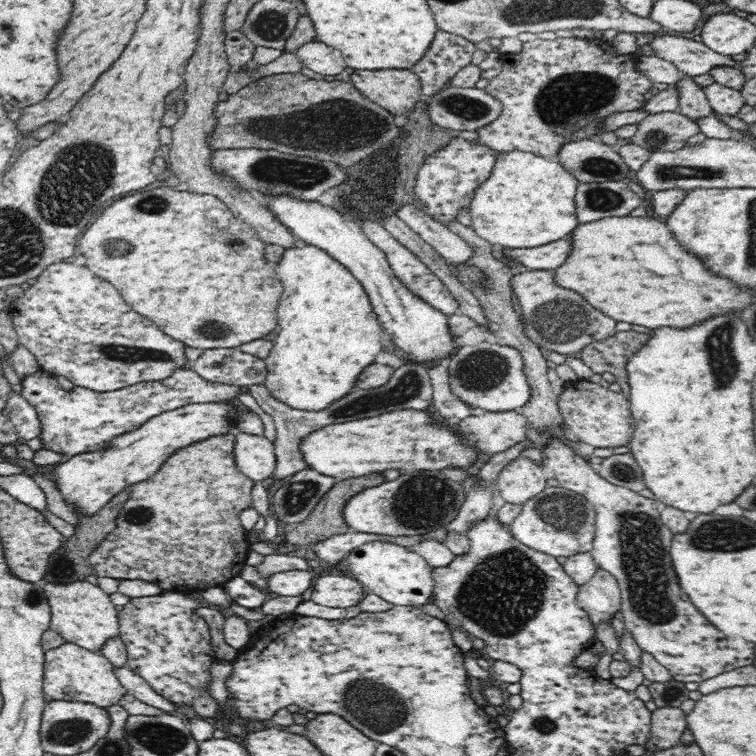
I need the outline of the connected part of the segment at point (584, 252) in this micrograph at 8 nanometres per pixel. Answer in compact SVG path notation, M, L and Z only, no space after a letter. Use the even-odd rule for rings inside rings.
M652 217L634 218L604 218L592 224L580 224L576 232L572 232L574 250L568 262L556 270L556 284L580 292L594 308L602 310L616 322L630 322L646 328L690 328L692 324L702 324L714 316L732 314L746 310L754 300L754 290L740 288L728 278L714 276L700 258L680 246L668 225L662 220Z

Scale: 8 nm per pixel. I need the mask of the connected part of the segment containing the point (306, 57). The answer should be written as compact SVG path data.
M310 41L295 50L302 67L320 75L336 77L347 68L342 52L322 41Z

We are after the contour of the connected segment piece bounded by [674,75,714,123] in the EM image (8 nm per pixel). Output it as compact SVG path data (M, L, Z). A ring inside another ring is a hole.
M684 77L676 85L678 86L679 108L677 112L696 123L699 119L714 115L711 105L705 96L704 90L694 84L693 78Z

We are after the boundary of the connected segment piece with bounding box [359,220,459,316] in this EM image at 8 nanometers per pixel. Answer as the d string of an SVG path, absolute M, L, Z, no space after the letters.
M360 221L363 233L376 245L382 249L387 256L388 262L394 271L394 274L401 280L406 288L412 294L419 296L428 304L431 304L436 310L443 312L446 316L457 313L459 310L459 302L455 296L446 288L446 285L425 265L414 253L408 248L402 246L390 232L386 231L380 223L375 221Z

